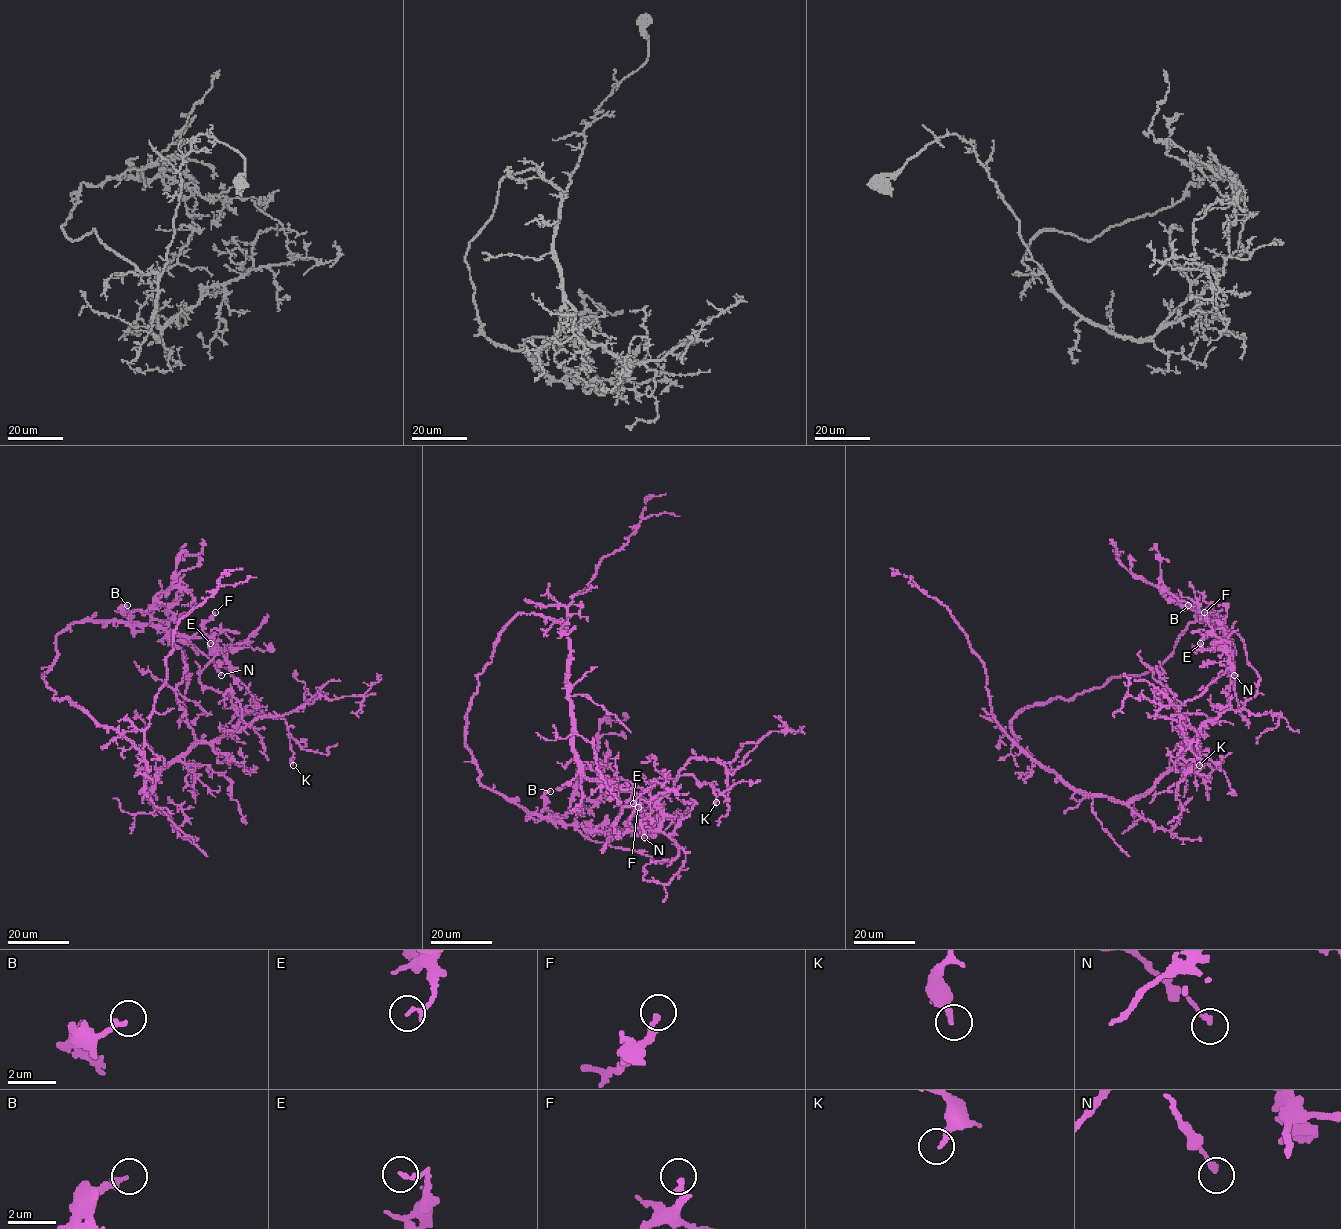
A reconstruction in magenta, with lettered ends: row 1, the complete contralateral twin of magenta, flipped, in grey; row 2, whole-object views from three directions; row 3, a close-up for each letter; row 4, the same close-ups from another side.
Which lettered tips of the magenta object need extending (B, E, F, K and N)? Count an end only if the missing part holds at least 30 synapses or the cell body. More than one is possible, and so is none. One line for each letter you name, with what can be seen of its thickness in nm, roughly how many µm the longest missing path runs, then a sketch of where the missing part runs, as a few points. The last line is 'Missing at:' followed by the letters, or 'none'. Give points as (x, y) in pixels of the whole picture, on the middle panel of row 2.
Missing at: none

